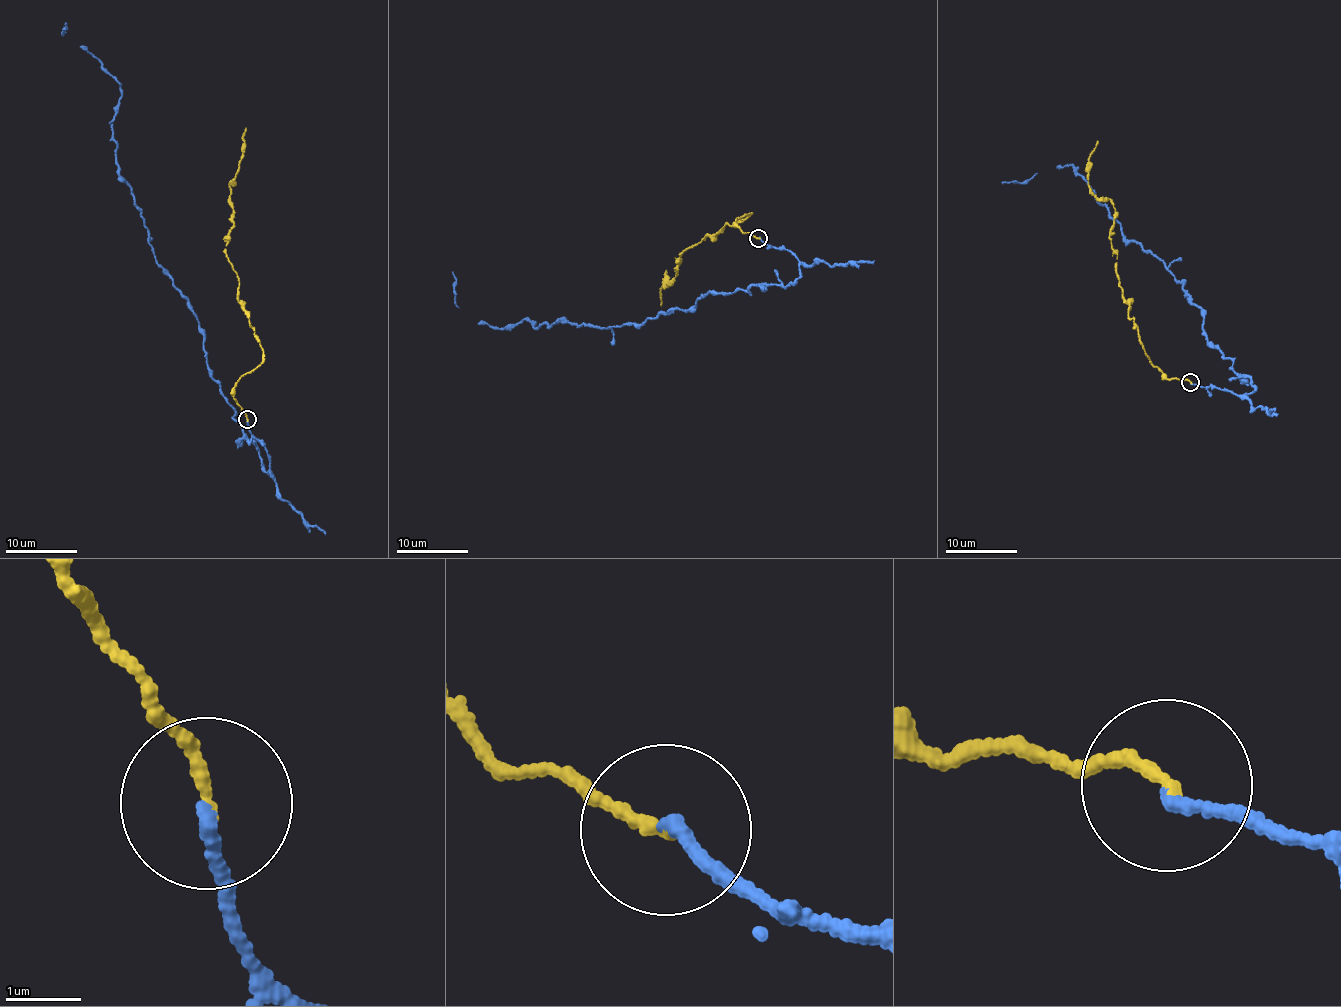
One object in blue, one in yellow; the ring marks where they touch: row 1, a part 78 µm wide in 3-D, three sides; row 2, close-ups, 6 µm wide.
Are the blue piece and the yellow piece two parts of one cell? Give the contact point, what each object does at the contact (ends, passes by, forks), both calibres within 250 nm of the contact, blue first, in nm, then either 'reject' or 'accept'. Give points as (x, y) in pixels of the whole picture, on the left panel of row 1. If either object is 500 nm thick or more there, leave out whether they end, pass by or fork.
at (247, 419); blue ends there; yellow ends there; 170 nm thick on the blue side, 170 nm on the other; accept

